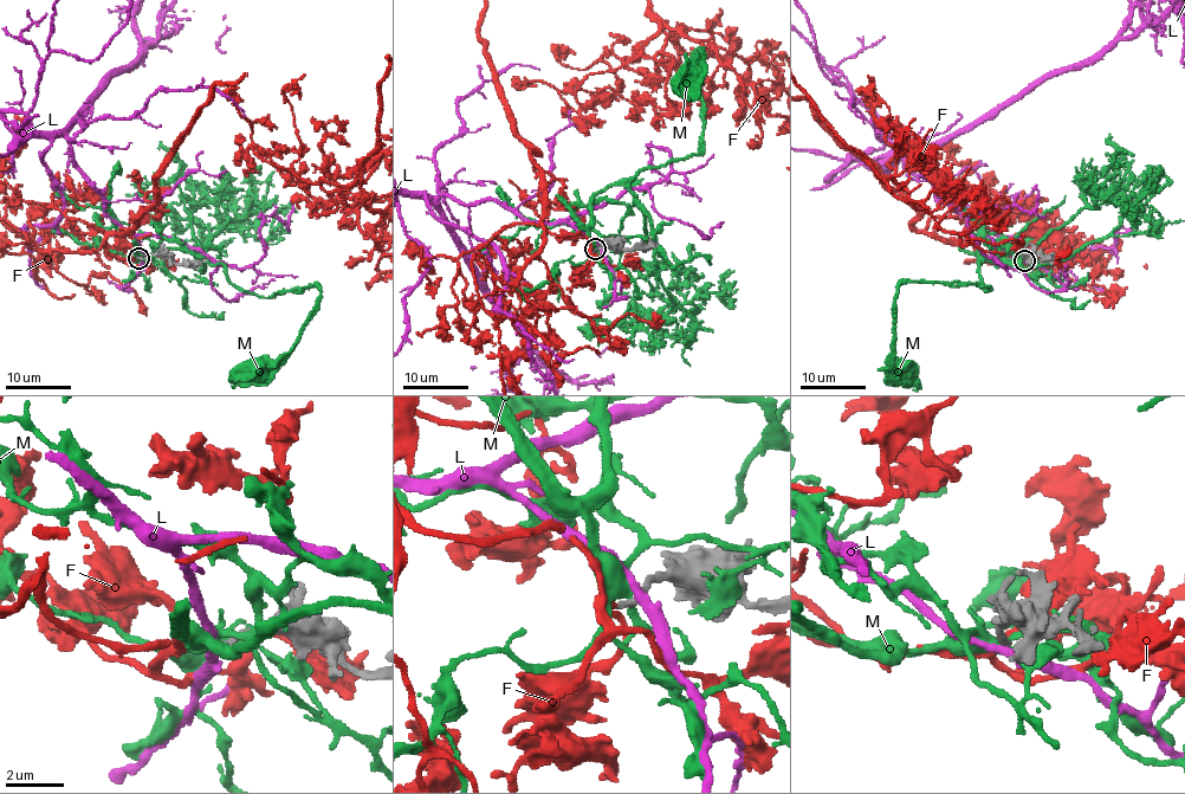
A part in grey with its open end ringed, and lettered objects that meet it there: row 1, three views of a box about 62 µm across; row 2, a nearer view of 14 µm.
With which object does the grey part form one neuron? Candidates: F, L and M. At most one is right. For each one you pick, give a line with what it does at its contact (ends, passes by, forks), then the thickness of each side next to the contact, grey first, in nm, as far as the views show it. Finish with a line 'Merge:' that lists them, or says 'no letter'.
F: it forks; calibres 190 and 200 nm
Merge: F

